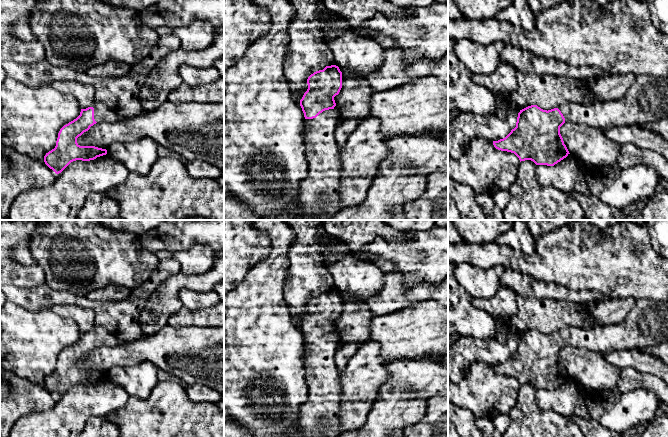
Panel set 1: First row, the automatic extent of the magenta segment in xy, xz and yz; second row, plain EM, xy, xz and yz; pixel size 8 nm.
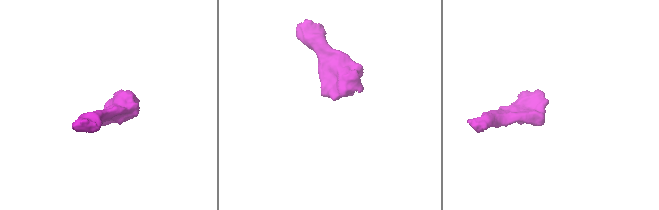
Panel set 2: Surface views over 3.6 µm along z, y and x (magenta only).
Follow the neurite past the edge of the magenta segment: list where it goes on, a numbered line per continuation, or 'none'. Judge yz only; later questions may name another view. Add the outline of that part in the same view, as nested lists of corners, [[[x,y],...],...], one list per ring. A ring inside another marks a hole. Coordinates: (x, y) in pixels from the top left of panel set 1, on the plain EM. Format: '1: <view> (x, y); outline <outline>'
1: yz (646, 324); outline [[[640,299],[626,318],[612,325],[567,327],[561,330],[566,346],[596,352],[642,349],[668,341],[668,301]]]

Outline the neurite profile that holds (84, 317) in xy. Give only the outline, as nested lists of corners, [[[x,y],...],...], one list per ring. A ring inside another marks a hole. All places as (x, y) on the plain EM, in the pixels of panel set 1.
[[[56,305],[50,307],[50,310],[62,317],[69,317],[73,319],[81,333],[86,333],[94,328],[95,312],[89,308],[82,308],[76,305]]]

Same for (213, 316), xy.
[[[220,301],[214,306],[210,306],[198,311],[189,310],[188,308],[183,307],[168,319],[167,325],[174,328],[182,328],[187,326],[223,326],[224,302]]]

